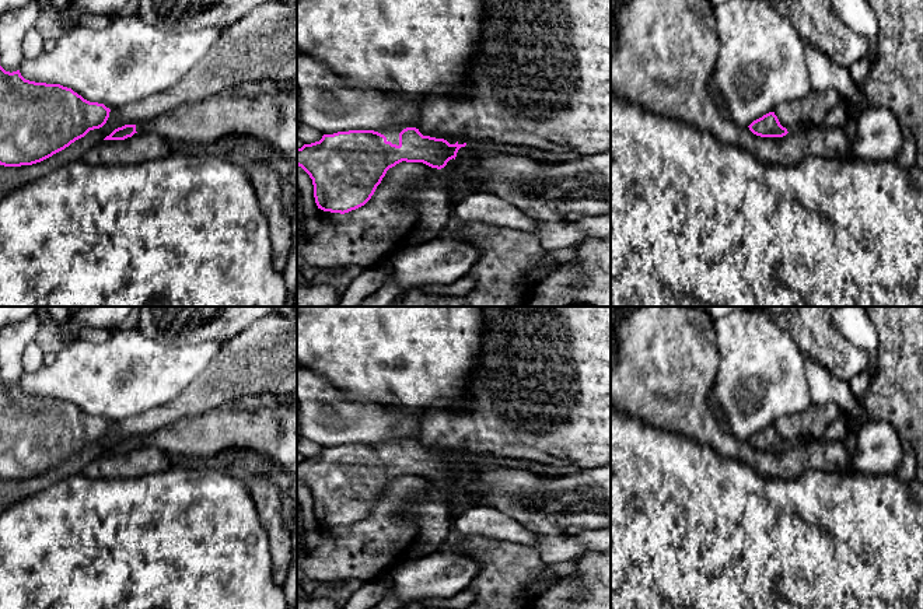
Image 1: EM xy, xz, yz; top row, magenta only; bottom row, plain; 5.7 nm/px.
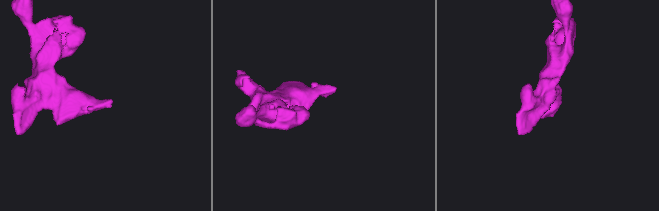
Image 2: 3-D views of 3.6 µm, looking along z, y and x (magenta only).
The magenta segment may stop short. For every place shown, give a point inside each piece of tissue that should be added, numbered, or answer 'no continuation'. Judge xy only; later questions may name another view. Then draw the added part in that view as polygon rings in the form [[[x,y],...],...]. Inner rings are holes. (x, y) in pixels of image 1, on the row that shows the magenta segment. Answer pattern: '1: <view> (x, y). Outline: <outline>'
1: xy (272, 118). Outline: [[[297,87],[255,98],[218,94],[136,125],[136,132],[196,146],[230,134],[261,139],[287,161],[286,181],[297,186]]]

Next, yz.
1: yz (803, 126). Outline: [[[800,123],[796,127],[787,129],[787,132],[805,132],[805,130],[811,130],[815,129],[817,126],[811,125],[811,123]]]

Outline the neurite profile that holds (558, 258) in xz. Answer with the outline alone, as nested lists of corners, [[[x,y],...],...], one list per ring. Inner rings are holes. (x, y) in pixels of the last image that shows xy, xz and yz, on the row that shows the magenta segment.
[[[566,246],[562,249],[548,251],[543,265],[552,266],[553,270],[556,270],[564,265],[571,265],[576,260],[577,260],[577,248]]]

